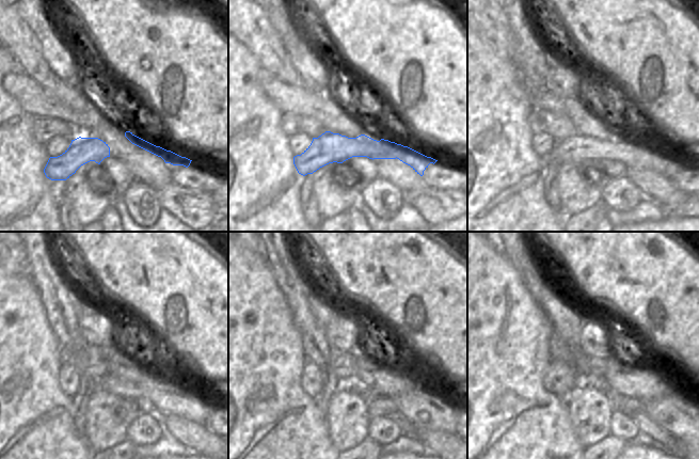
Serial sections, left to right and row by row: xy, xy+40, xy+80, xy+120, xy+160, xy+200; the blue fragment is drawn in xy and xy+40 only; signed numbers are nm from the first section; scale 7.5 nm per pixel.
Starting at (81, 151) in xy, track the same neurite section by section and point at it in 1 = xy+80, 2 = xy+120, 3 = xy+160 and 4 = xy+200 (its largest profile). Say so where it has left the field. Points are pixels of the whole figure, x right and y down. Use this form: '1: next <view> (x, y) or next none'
1: next xy+80 (638, 155)
2: next xy+120 (168, 400)
3: next xy+160 (434, 412)
4: next xy+200 (684, 422)

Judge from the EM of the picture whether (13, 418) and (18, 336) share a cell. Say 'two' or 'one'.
one

